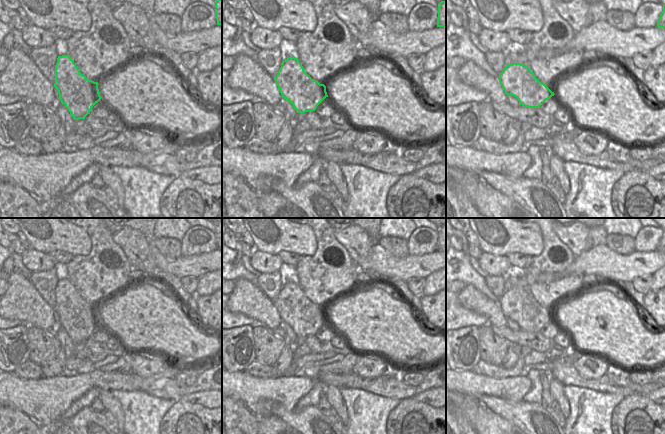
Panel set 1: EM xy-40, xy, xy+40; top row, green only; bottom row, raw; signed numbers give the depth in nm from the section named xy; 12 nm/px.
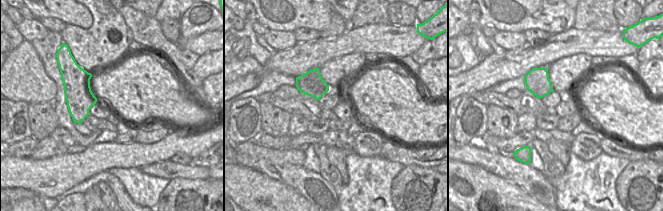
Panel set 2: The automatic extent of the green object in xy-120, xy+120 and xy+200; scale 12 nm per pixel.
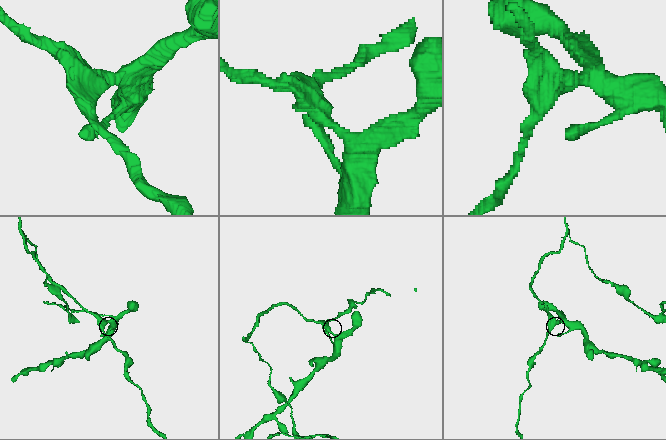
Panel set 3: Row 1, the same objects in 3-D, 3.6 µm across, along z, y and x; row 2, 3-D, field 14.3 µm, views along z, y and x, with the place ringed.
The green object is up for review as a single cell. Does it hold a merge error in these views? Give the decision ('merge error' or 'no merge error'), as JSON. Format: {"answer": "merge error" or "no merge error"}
{"answer": "merge error"}

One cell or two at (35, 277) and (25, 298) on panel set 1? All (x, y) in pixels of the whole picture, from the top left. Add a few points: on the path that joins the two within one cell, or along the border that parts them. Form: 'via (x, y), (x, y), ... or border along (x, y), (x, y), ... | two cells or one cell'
border along (27, 277), (46, 303) | two cells

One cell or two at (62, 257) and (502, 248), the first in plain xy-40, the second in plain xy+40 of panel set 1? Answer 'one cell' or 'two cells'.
two cells

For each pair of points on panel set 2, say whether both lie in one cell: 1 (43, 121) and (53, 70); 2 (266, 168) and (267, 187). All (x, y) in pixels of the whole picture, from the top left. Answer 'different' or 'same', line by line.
1: different
2: different

